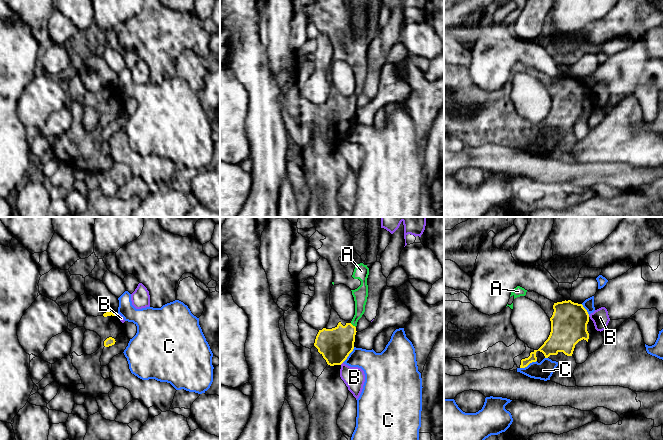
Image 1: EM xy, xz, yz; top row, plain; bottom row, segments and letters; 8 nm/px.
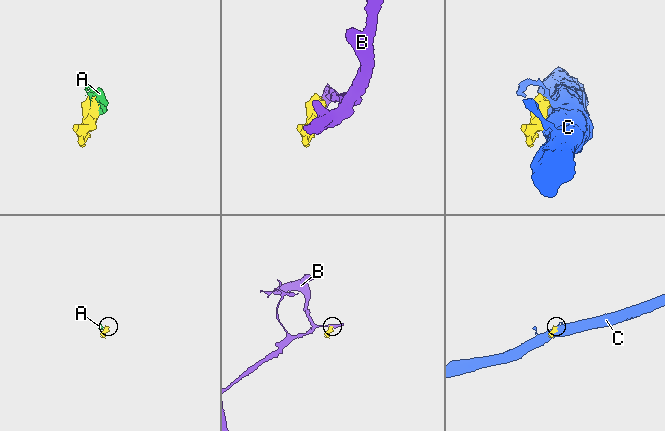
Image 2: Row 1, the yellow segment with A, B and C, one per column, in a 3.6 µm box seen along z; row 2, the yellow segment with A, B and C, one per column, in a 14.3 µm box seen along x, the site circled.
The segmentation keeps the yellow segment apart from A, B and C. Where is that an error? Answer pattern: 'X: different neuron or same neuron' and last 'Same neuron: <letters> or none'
A: same neuron
B: different neuron
C: different neuron
Same neuron: A

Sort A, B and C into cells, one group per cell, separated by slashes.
A / B / C

